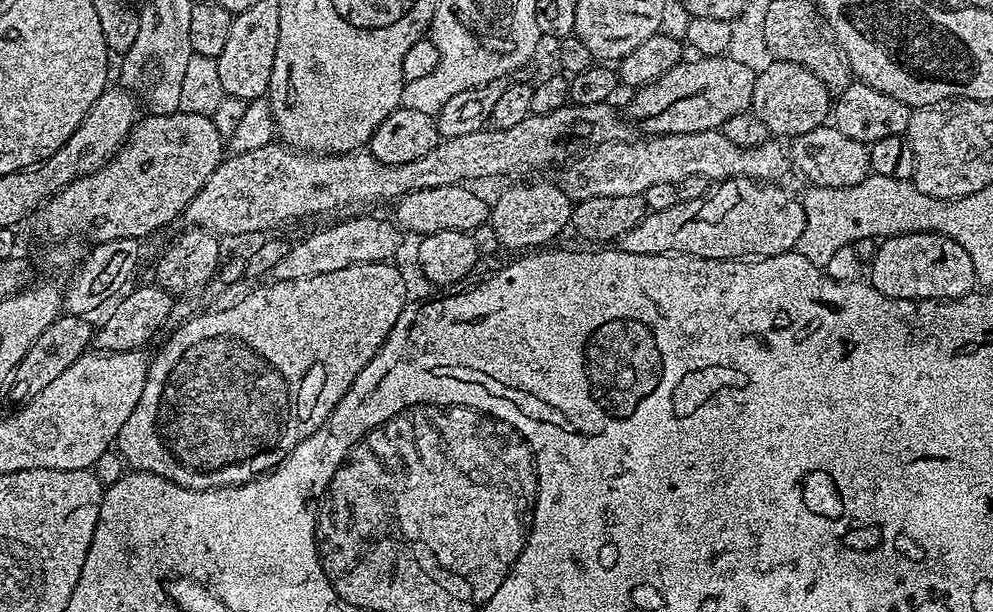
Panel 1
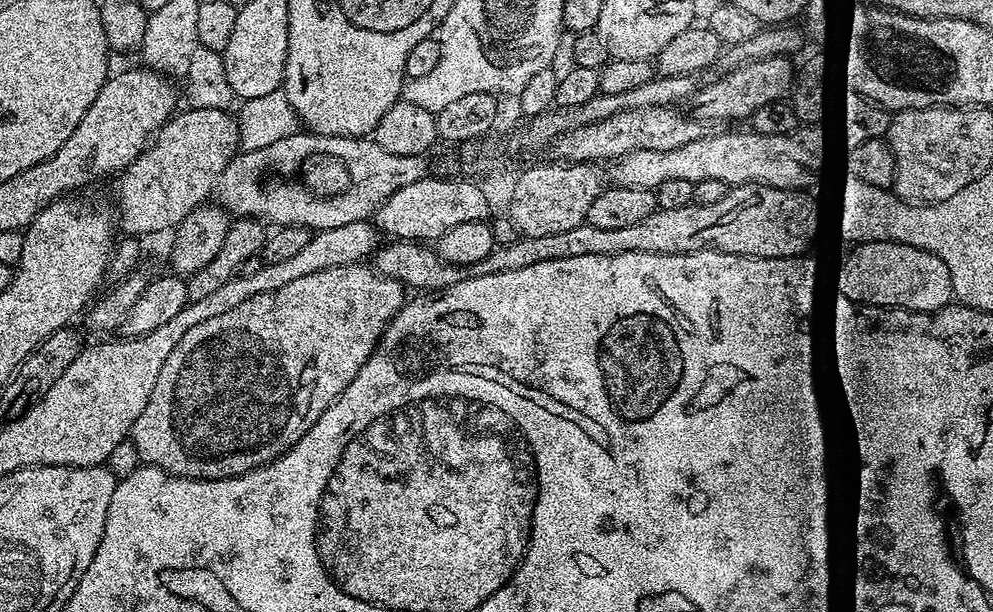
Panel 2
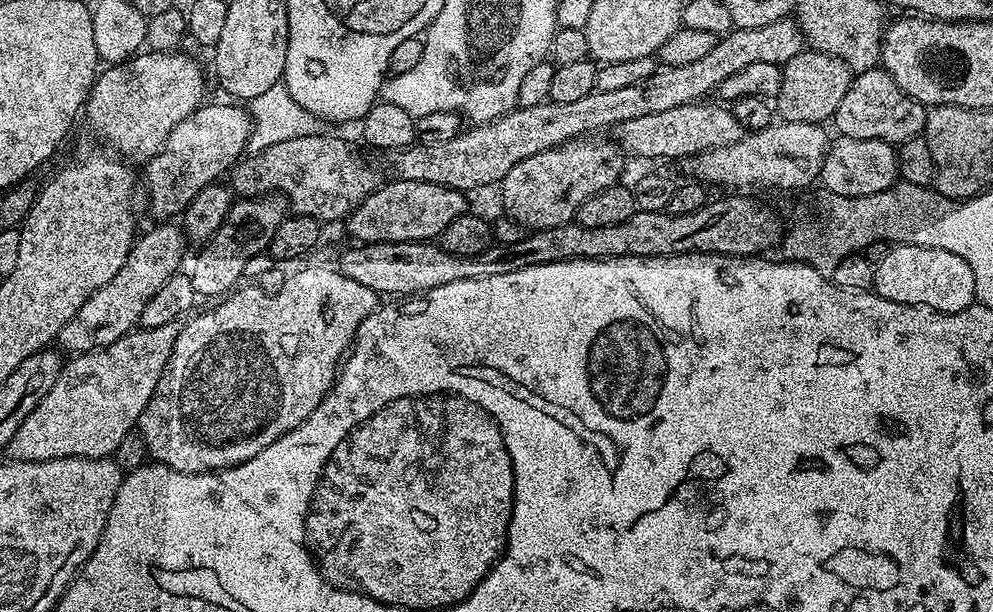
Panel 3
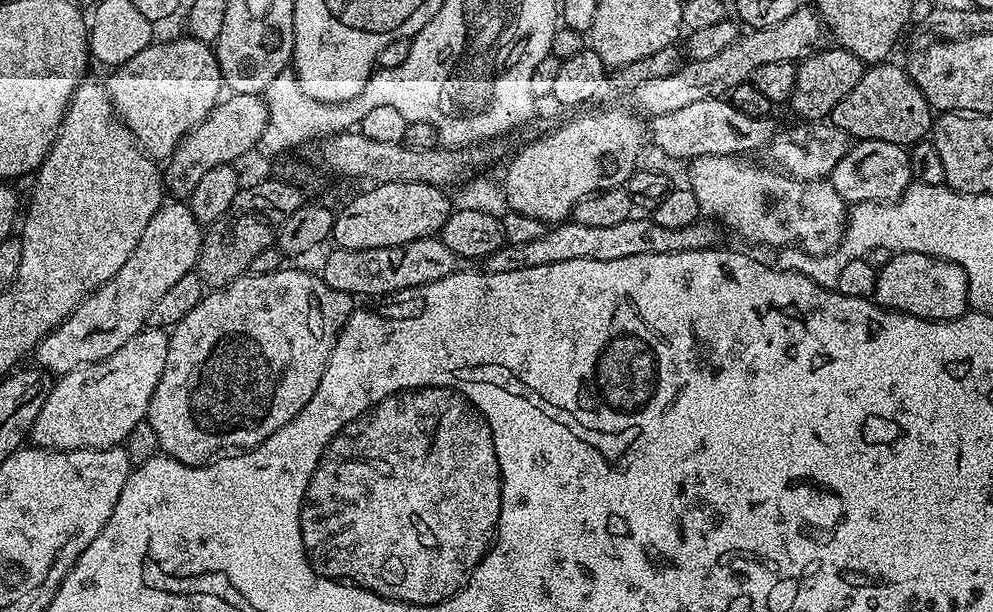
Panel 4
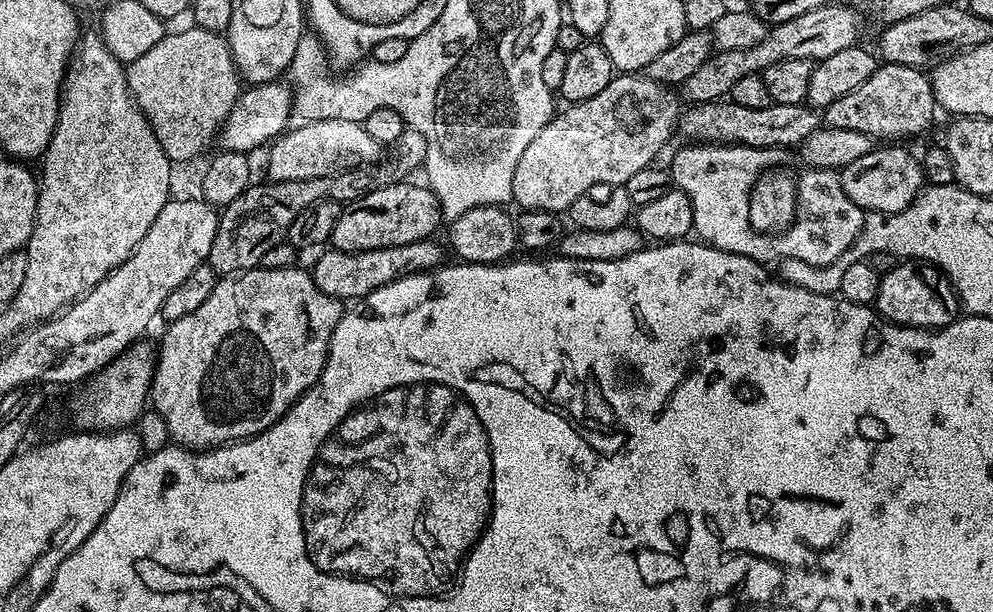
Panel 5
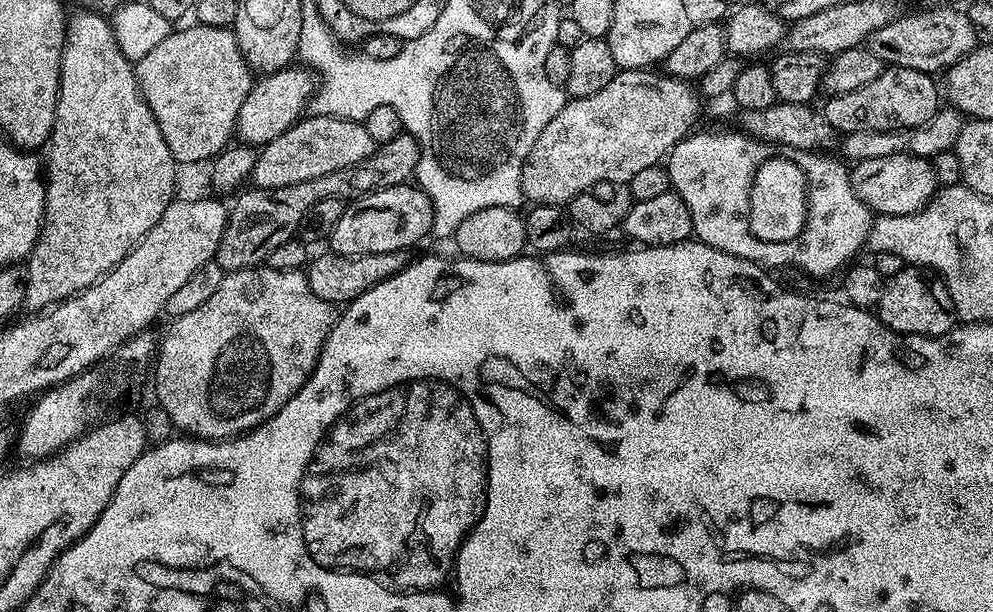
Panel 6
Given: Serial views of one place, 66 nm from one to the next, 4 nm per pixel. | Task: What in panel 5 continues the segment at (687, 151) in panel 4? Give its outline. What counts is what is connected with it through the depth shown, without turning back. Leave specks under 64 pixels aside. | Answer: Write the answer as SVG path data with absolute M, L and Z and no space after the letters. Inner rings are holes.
M713 102L711 104L698 104L688 109L681 115L680 123L678 125L679 135L684 135L683 138L688 142L703 142L706 144L745 144L746 146L754 146L755 148L786 148L789 150L795 149L796 147L803 145L804 140L806 138L810 138L810 134L814 134L821 127L822 120L818 115L817 109L809 106L807 103L802 104L774 104L772 103L770 106L762 106L762 110L749 110L746 106L738 106L737 104L733 104L731 102Z

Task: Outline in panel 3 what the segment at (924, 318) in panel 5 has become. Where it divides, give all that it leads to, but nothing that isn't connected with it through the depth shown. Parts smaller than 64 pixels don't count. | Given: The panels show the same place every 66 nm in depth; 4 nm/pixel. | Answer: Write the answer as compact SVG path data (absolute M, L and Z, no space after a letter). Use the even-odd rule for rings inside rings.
M893 243L886 258L874 265L873 284L876 295L906 306L929 308L932 312L966 310L976 300L974 270L958 254L945 248Z

